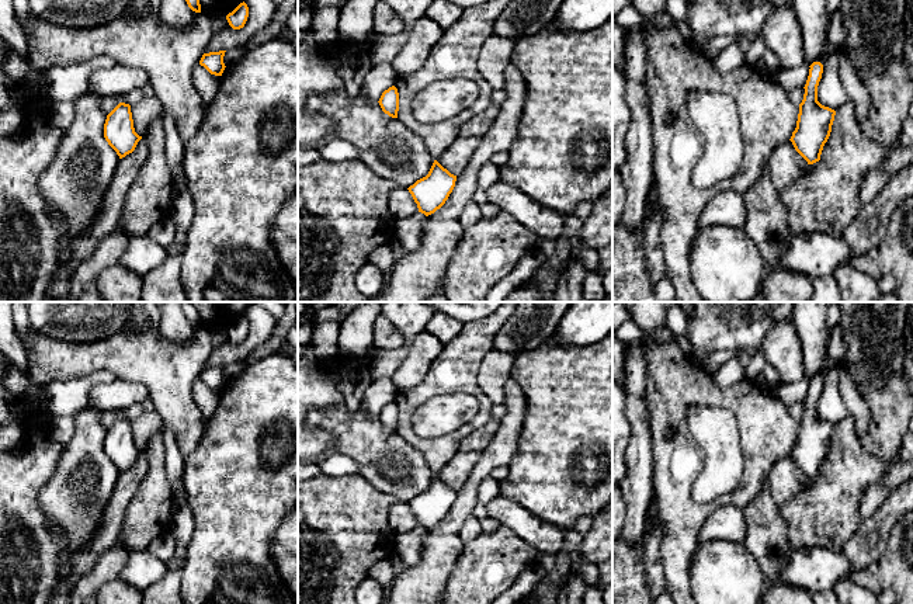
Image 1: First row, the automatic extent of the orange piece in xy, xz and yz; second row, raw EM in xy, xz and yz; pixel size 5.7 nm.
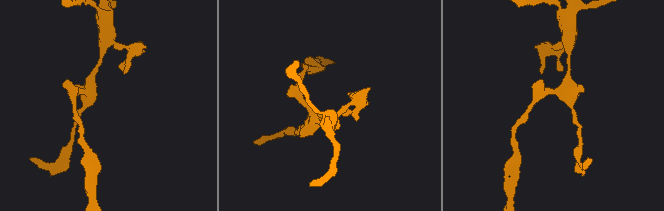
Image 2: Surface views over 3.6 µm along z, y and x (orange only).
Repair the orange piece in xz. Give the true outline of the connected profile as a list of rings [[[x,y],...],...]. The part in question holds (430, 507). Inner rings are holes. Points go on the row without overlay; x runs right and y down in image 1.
[[[434,475],[428,489],[407,504],[417,518],[419,527],[428,531],[445,518],[455,501],[455,496],[456,490]]]

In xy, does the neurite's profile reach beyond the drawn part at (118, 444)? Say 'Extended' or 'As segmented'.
As segmented

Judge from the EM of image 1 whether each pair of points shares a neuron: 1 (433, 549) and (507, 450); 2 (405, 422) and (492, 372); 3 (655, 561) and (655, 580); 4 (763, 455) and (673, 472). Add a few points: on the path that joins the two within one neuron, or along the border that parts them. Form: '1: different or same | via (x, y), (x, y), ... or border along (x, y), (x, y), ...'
1: same | via (452, 523), (462, 510), (467, 493), (481, 471)
2: different | border along (488, 350), (478, 371), (478, 386), (493, 403)
3: same | via (655, 565), (655, 576)
4: same | via (749, 485), (736, 497), (708, 507), (688, 502)

